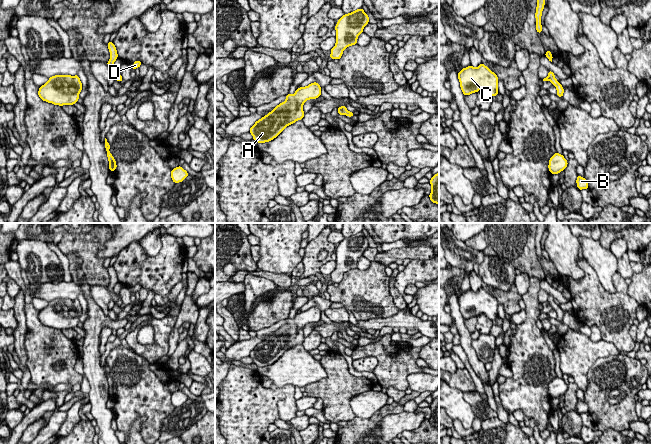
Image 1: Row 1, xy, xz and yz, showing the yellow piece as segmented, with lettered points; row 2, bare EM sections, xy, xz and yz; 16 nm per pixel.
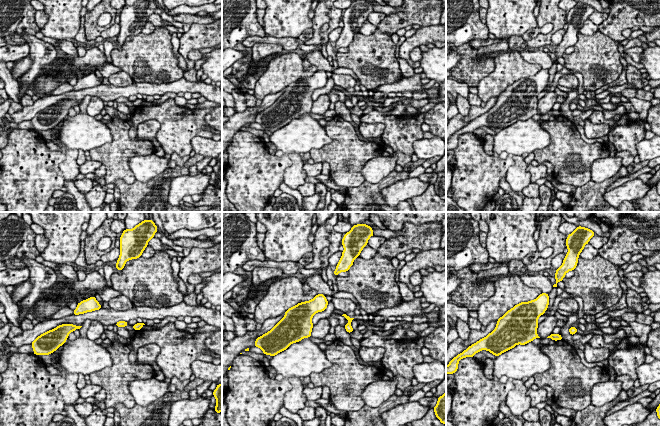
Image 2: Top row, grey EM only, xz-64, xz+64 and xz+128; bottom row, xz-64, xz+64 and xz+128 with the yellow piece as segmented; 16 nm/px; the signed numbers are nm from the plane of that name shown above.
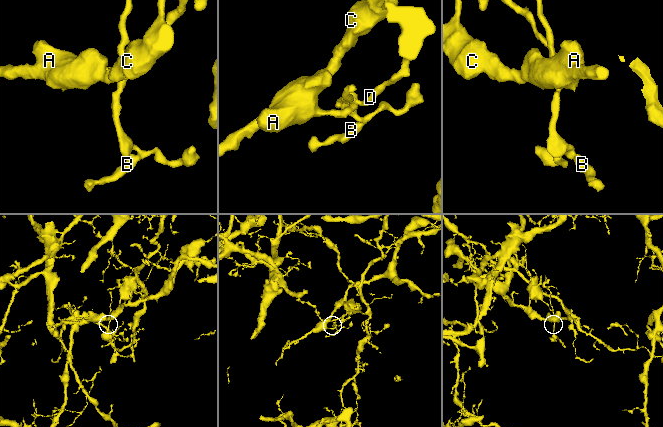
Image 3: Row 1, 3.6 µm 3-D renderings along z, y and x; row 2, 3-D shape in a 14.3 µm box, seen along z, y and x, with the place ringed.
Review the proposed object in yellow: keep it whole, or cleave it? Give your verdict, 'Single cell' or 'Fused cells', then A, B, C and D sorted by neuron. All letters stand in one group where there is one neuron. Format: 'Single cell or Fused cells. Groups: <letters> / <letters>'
Fused cells. Groups: A B C / D

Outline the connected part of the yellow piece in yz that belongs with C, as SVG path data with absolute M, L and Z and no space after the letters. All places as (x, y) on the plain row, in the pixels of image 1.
M483 287L477 292L468 290L458 296L458 303L464 320L484 313L490 320L496 320L498 315L498 301Z

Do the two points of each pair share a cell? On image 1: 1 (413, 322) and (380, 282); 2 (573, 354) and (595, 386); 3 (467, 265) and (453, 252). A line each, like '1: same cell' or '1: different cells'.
1: different cells
2: different cells
3: same cell

